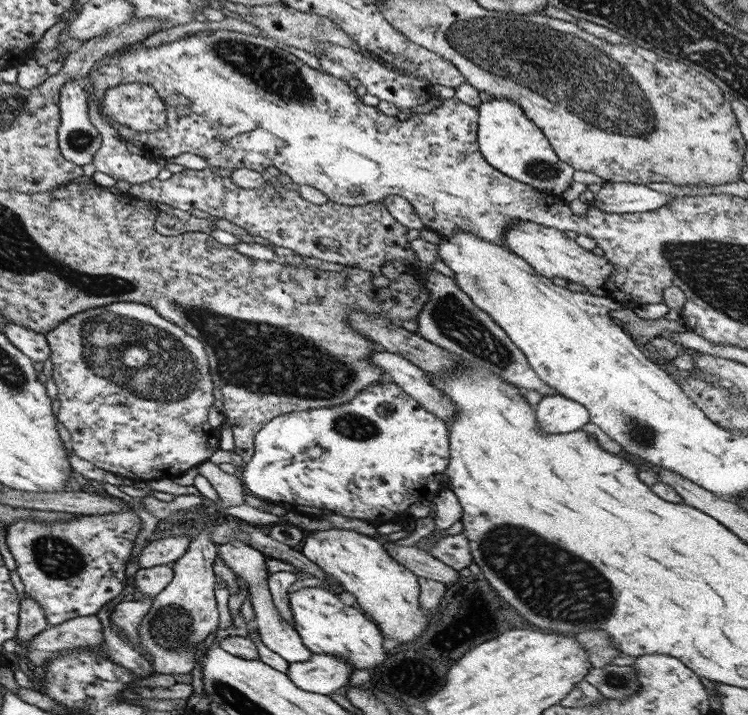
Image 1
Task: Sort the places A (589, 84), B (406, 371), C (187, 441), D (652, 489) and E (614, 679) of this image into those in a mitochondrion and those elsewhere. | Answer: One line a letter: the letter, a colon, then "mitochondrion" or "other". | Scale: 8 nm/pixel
A: mitochondrion
B: other
C: other
D: other
E: mitochondrion

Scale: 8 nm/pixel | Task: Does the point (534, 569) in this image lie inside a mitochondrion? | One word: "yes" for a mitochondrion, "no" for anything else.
yes

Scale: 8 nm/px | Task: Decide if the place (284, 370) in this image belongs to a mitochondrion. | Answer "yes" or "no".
yes

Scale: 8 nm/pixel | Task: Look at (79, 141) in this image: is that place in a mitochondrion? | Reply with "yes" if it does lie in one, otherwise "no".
yes

